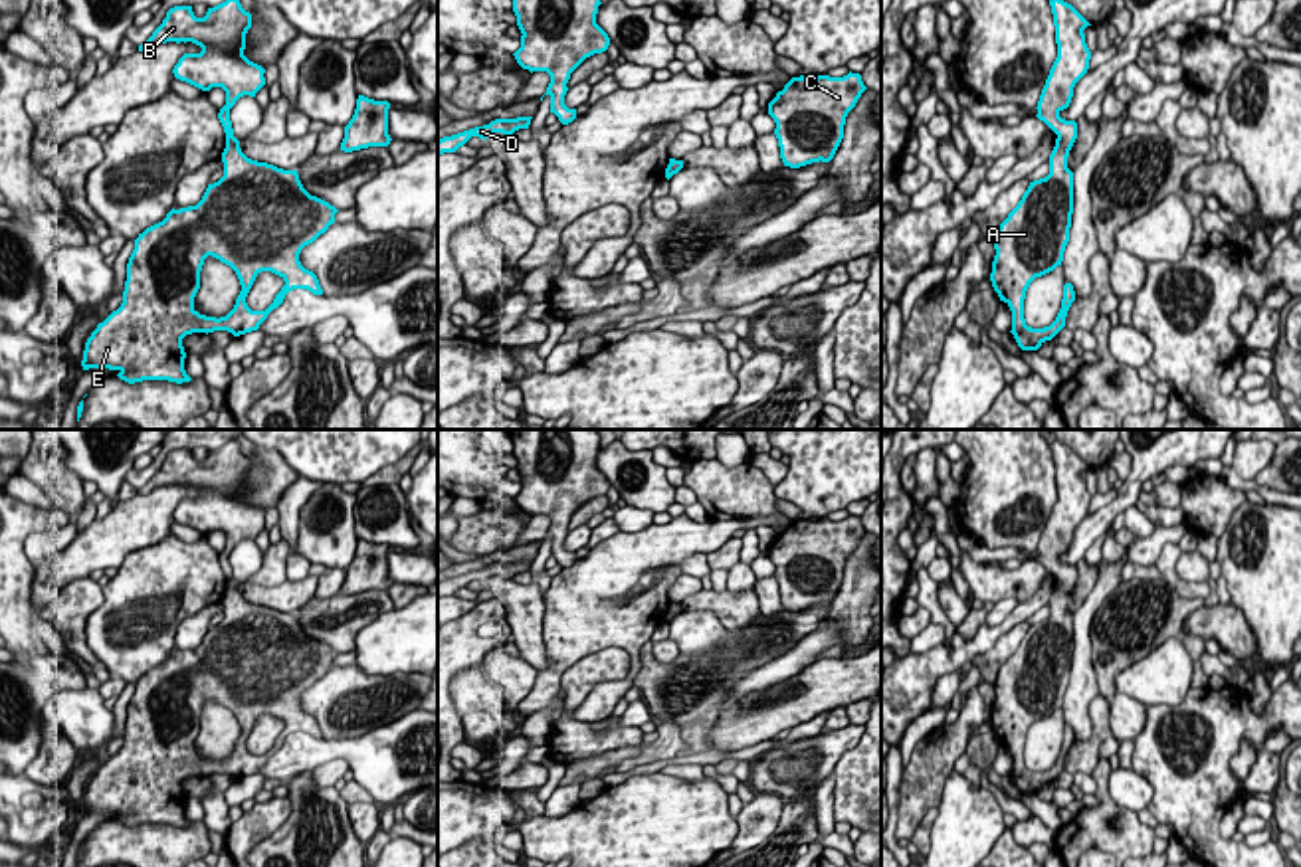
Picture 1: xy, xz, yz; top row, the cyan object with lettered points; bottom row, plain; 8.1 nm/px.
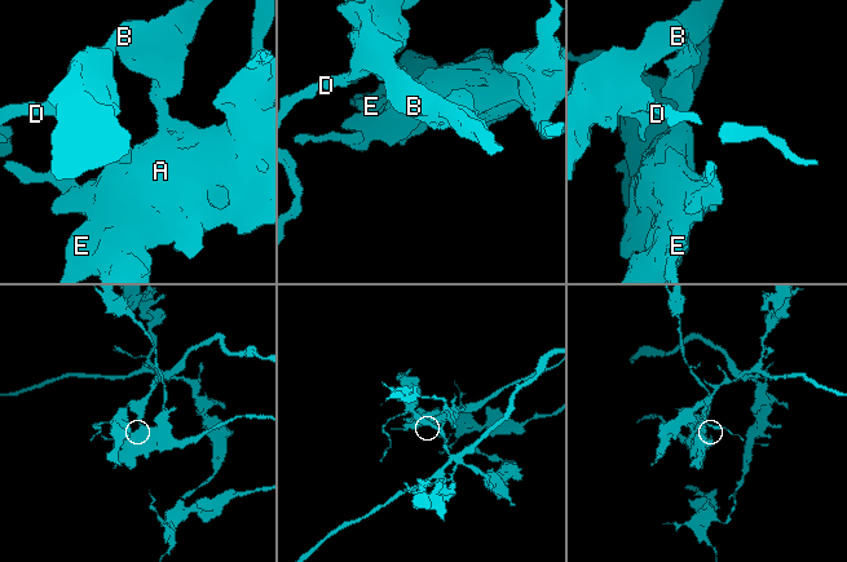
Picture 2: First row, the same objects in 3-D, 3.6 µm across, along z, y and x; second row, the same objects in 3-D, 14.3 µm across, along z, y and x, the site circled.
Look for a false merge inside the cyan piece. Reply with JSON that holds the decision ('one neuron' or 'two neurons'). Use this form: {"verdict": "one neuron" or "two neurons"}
{"verdict": "two neurons"}

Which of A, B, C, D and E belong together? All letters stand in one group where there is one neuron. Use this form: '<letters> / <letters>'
A C E / B D

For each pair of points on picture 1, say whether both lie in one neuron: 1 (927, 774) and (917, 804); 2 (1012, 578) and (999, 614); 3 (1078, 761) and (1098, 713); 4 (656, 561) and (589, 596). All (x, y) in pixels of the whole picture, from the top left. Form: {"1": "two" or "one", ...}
{"1": "one", "2": "two", "3": "one", "4": "one"}

